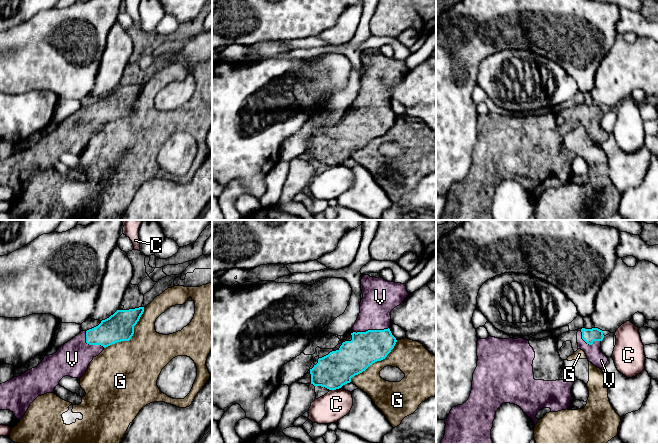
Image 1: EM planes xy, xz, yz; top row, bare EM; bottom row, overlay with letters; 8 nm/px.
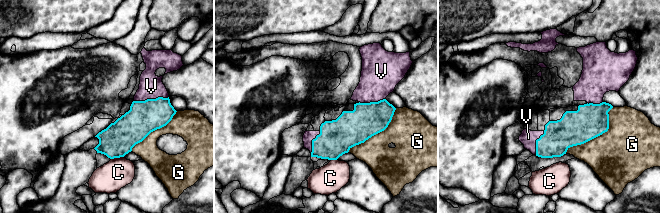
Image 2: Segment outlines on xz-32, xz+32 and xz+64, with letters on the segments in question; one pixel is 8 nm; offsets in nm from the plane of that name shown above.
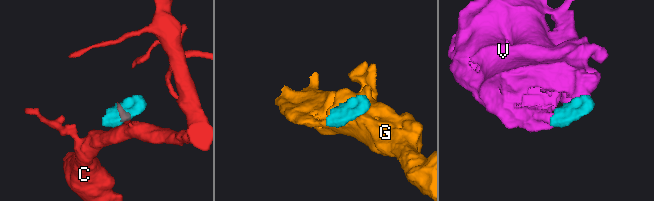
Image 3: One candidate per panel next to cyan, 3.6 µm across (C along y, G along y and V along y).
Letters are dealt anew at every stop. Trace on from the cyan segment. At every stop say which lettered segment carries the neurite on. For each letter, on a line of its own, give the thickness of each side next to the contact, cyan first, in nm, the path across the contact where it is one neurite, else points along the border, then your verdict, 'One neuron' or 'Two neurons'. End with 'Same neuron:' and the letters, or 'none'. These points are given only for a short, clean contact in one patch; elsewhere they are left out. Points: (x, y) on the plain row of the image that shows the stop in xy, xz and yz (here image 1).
C: Thickness 280 nm (cyan) against 240 nm. Boundary: xz (340, 163), (330, 166). Two neurons
G: Thickness 220 nm (cyan) against 420 nm. Two neurons
V: Thickness 260 nm (cyan) against 260 nm. One neuron
Same neuron: V

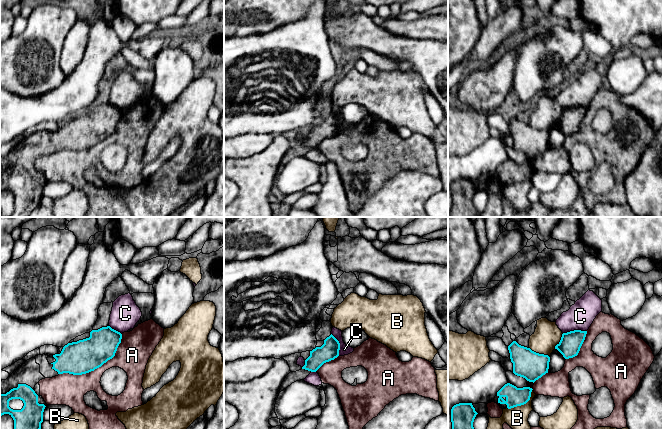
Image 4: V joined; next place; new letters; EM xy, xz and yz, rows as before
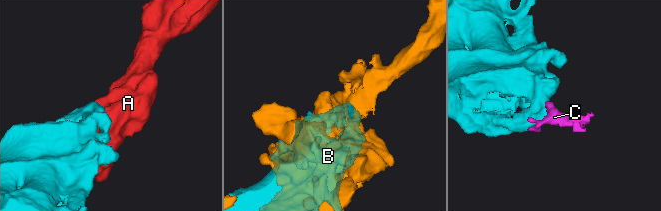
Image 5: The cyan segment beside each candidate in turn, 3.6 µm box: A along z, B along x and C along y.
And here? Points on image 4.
A: Thickness 260 nm (cyan) against 200 nm. Two neurons
B: Thickness 150 nm (cyan) against 180 nm. Two neurons
C: Thickness 180 nm (cyan) against 220 nm. Two neurons
Same neuron: none

